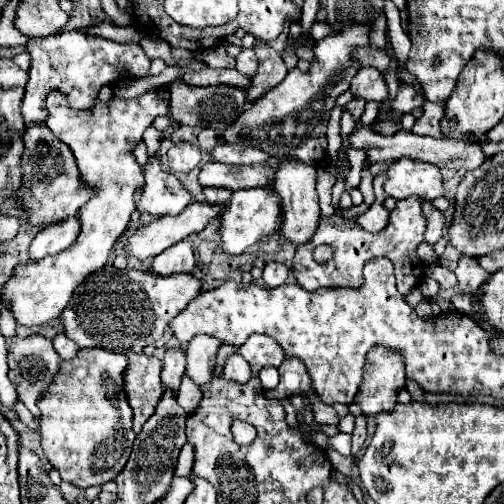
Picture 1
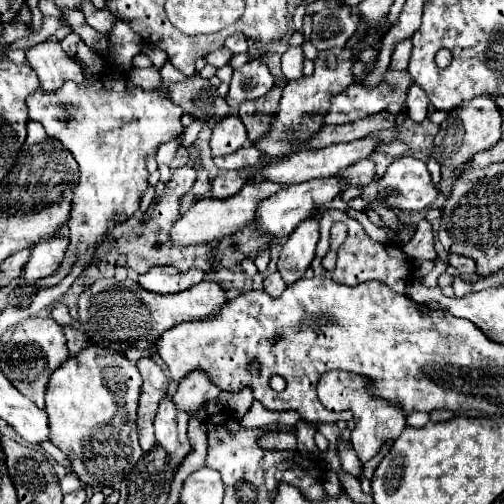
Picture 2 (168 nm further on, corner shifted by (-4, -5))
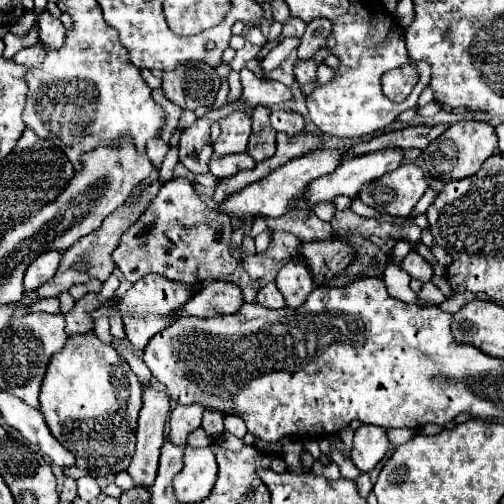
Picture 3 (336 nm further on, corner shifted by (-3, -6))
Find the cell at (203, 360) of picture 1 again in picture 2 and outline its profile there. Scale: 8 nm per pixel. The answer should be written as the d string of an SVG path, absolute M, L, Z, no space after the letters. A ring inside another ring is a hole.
M194 369L194 373L188 373L180 381L178 391L174 393L174 403L178 405L178 409L192 413L202 403L216 399L218 395L220 395L220 389L210 381L210 377L206 377L202 369Z

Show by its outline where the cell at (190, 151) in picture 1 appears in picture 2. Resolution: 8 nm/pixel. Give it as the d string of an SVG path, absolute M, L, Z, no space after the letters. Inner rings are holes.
M184 165L184 167L178 167L172 171L172 179L170 183L166 185L162 197L160 197L160 203L156 205L156 209L152 211L150 219L146 223L140 223L136 225L132 231L124 233L124 235L118 235L116 241L112 245L116 245L122 255L126 255L126 261L128 261L128 267L132 267L136 273L146 273L150 267L154 265L174 265L178 269L190 269L190 267L198 267L202 271L212 271L212 249L208 245L194 245L194 247L174 247L170 245L168 241L168 233L170 233L170 227L172 223L180 217L178 213L178 205L180 205L180 197L186 195L192 185L196 181L196 169L192 165Z

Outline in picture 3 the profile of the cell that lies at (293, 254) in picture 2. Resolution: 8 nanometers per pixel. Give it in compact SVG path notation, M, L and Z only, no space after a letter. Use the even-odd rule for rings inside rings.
M287 262L277 278L275 284L279 288L279 292L285 298L285 304L289 308L297 308L305 302L305 298L311 294L311 290L315 288L315 282L309 274L309 270L301 264L301 262Z

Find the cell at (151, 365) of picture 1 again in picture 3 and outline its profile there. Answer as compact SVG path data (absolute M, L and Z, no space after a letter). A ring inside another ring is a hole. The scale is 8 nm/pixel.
M153 388L143 392L143 408L139 412L137 426L137 448L127 468L127 472L135 480L135 486L149 488L155 480L169 410L171 402L165 392L157 392Z

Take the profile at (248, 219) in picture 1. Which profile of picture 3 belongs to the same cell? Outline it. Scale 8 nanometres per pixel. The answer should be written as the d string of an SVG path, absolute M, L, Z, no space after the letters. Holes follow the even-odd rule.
M385 148L385 150L373 150L373 152L369 152L369 154L355 156L355 158L347 160L347 162L343 162L335 172L313 180L313 182L309 184L309 190L307 190L307 202L299 202L295 208L299 208L299 210L309 208L309 210L311 210L317 202L333 200L335 196L341 196L341 194L345 194L345 196L349 196L349 198L355 198L357 192L361 190L361 186L363 186L365 182L371 182L371 180L383 176L385 172L395 170L397 166L401 166L401 162L403 162L403 148Z

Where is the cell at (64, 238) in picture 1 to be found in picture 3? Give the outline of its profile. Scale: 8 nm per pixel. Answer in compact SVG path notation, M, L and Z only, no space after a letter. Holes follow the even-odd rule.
M57 250L41 254L41 258L37 258L25 272L25 280L23 280L25 292L33 292L33 290L41 288L45 282L49 282L53 278L53 274L57 272L59 262L61 262L61 252L57 252Z

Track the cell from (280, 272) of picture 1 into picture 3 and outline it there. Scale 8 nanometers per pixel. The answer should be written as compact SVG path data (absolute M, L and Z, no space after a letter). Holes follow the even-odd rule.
M271 282L267 286L263 286L257 294L257 304L271 308L271 310L279 310L285 308L285 298L281 298L281 292L277 290L277 286Z

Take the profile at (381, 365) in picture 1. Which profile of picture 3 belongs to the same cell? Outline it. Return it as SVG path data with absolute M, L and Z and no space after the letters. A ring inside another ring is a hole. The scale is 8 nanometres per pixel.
M363 424L355 432L351 460L361 472L369 472L385 458L387 450L389 450L389 440L385 436L385 428Z

